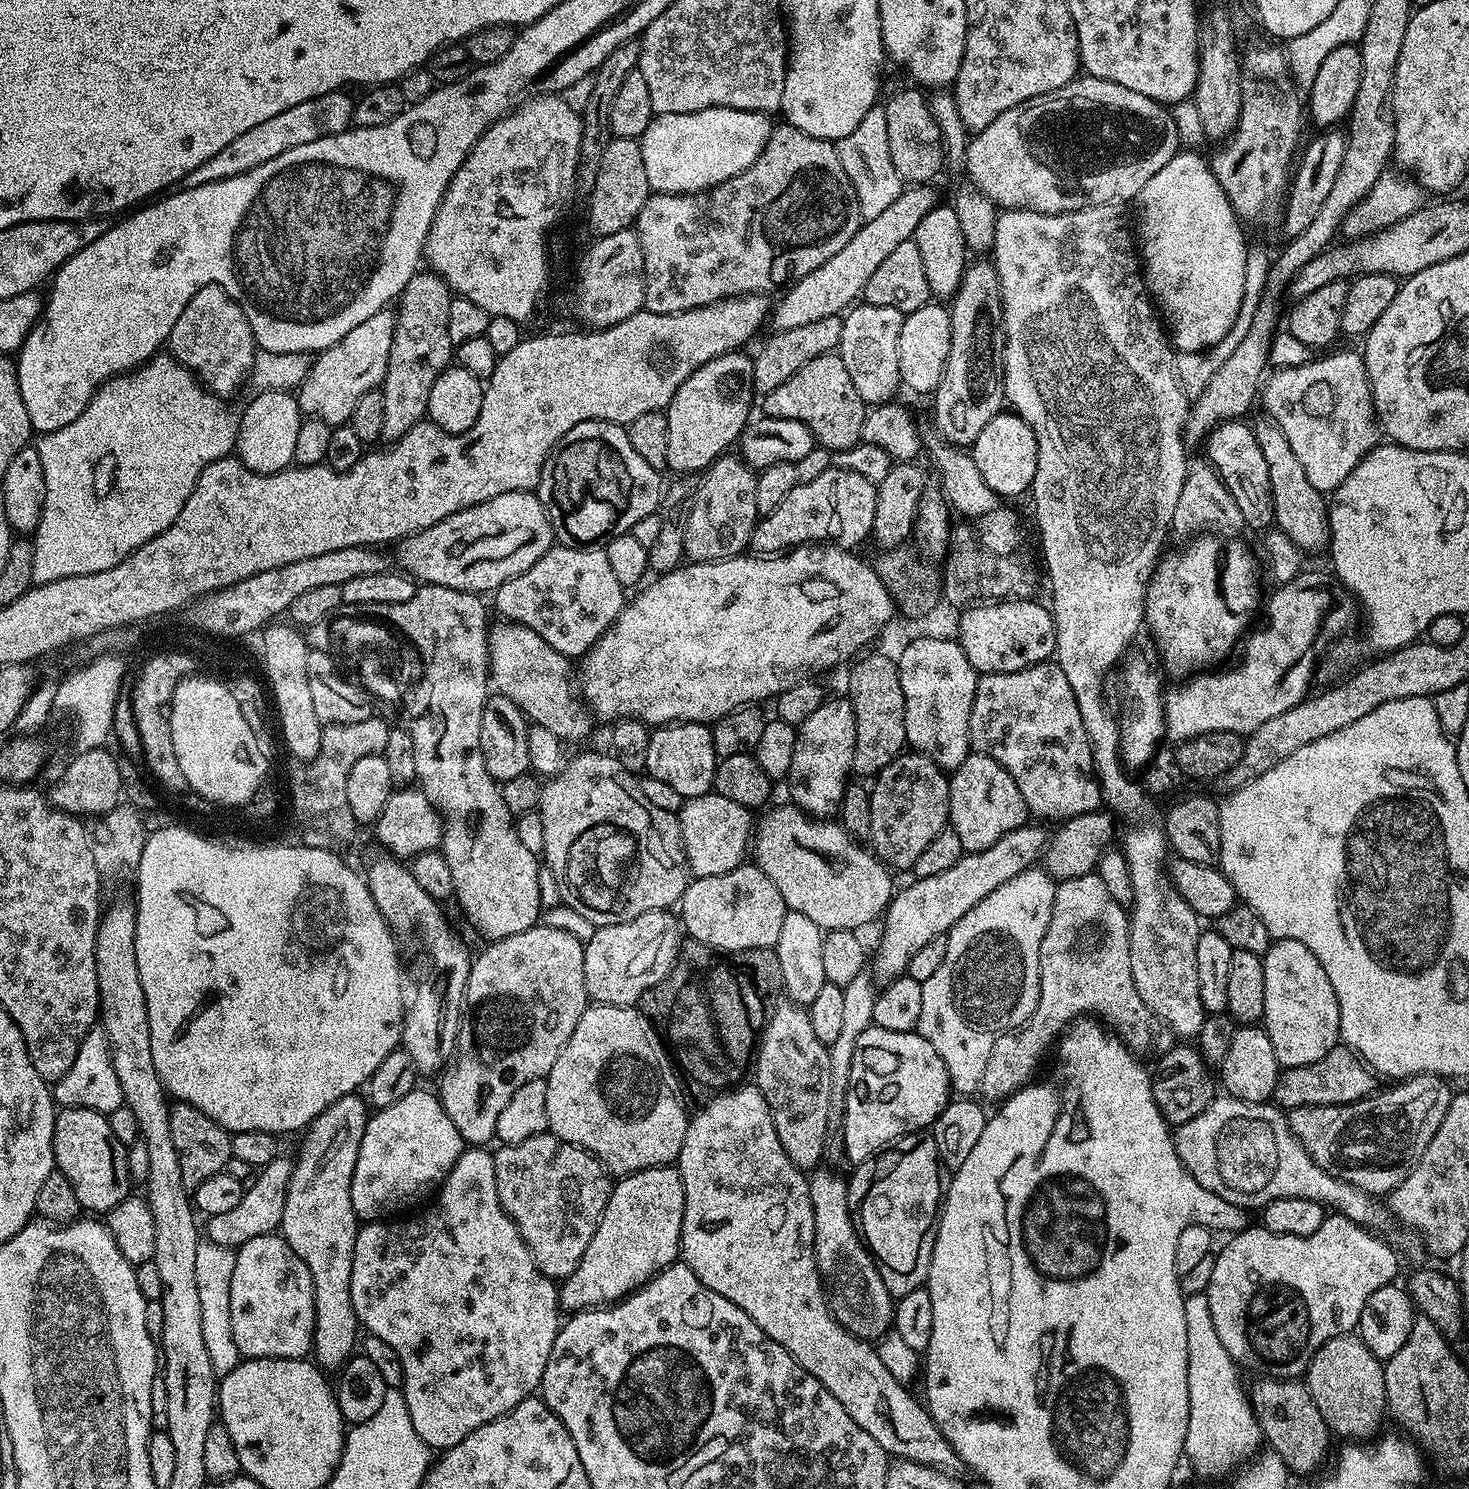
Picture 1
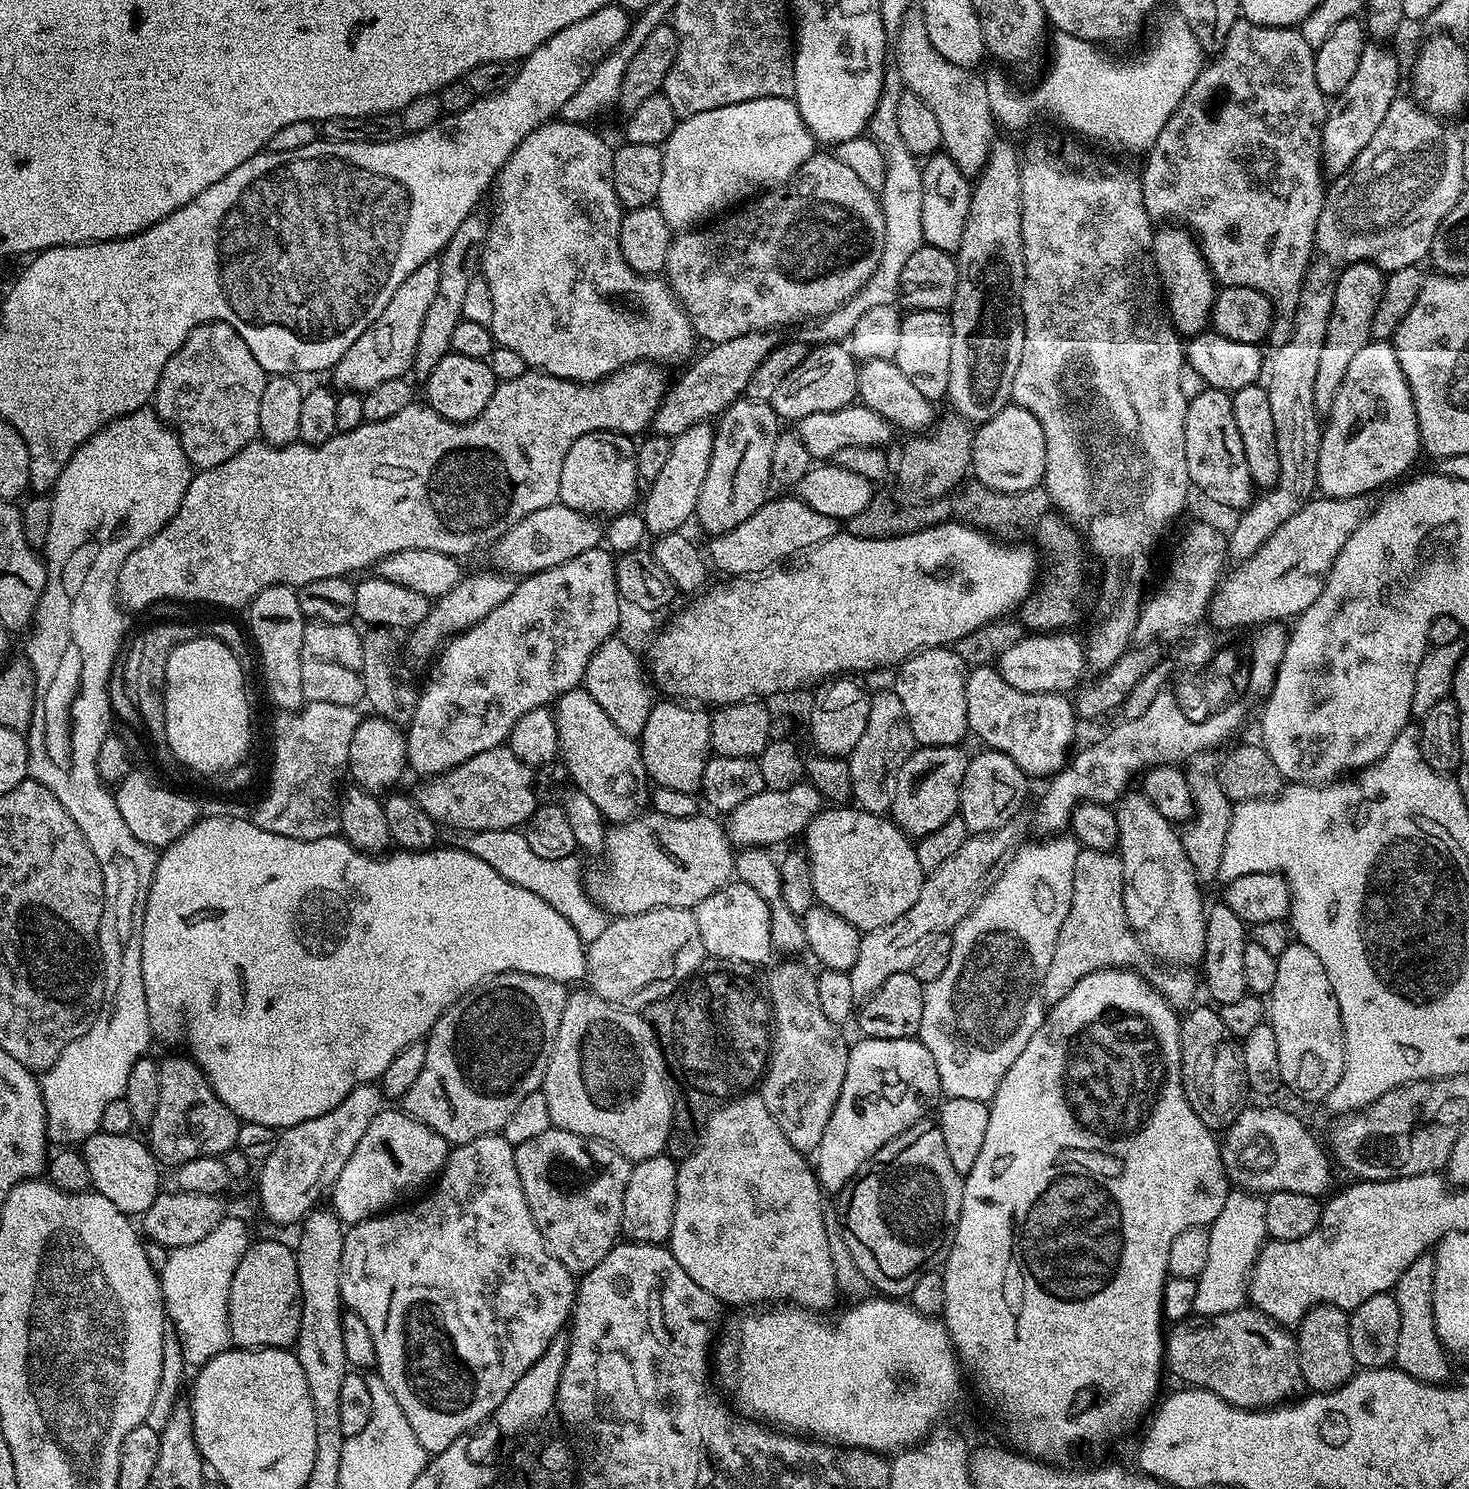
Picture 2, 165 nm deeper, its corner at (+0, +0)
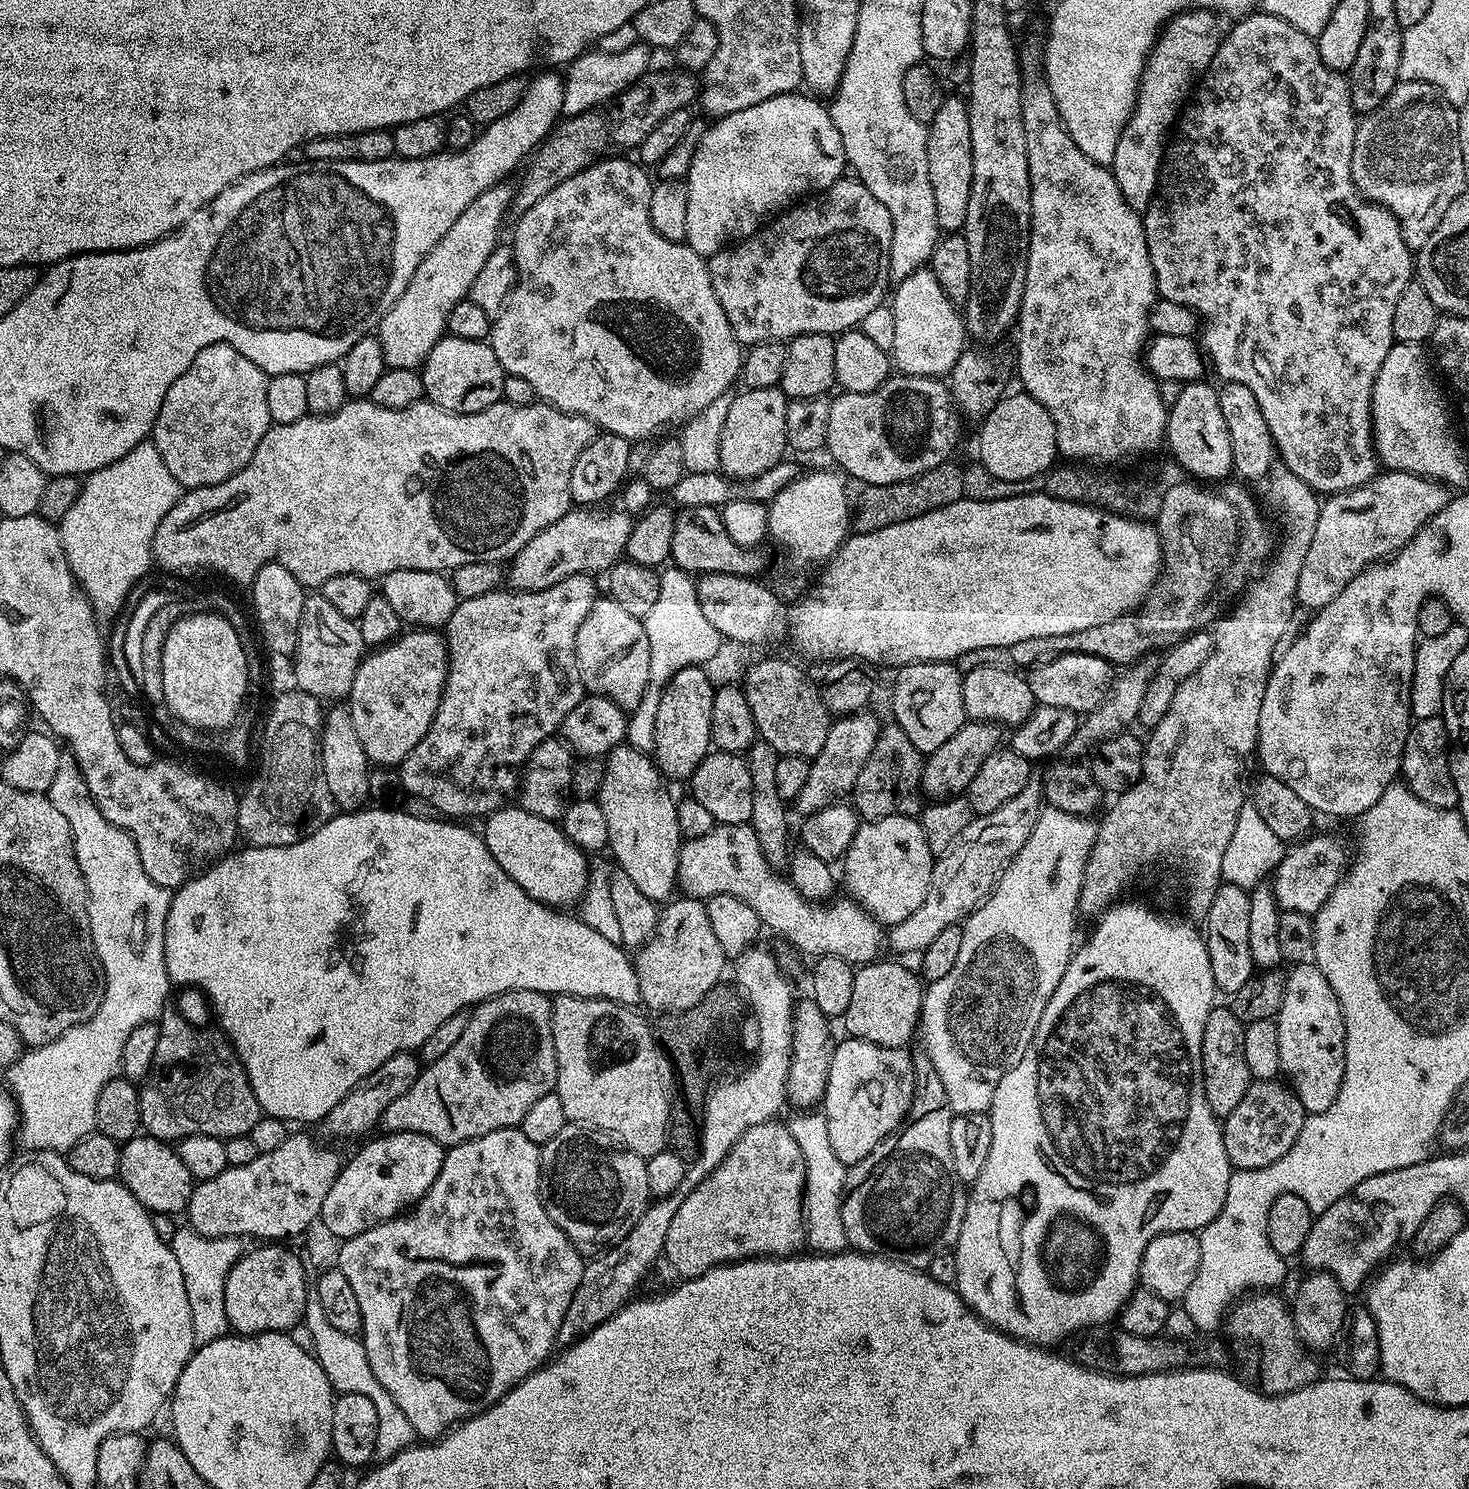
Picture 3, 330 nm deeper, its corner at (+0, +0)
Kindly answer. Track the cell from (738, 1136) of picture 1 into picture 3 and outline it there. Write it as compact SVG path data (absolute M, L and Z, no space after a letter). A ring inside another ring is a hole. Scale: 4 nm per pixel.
M771 1119L766 1121L765 1124L750 1126L750 1130L746 1130L746 1134L742 1134L742 1138L738 1138L738 1142L734 1142L730 1154L726 1154L724 1161L697 1188L693 1188L692 1193L686 1198L686 1202L682 1202L682 1206L678 1206L678 1214L674 1214L674 1222L670 1222L670 1230L666 1230L663 1254L663 1259L672 1263L673 1270L678 1274L677 1277L691 1278L700 1276L711 1268L719 1268L722 1264L734 1264L749 1258L783 1258L799 1253L805 1247L804 1159L802 1158L802 1150L798 1150L798 1142L794 1142L792 1132L788 1127L783 1123L776 1123L775 1119Z

